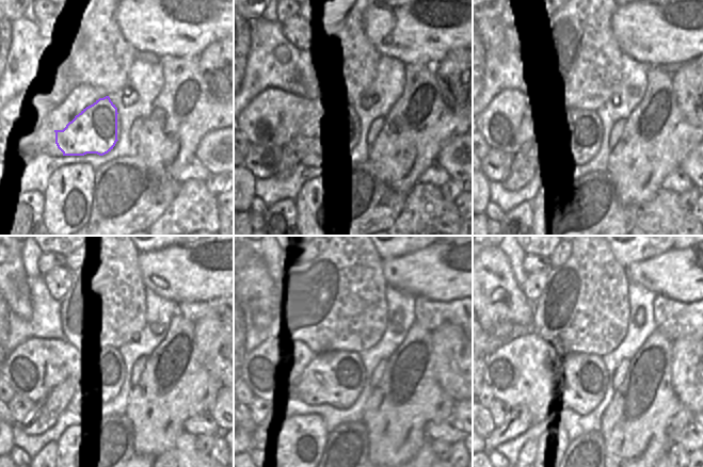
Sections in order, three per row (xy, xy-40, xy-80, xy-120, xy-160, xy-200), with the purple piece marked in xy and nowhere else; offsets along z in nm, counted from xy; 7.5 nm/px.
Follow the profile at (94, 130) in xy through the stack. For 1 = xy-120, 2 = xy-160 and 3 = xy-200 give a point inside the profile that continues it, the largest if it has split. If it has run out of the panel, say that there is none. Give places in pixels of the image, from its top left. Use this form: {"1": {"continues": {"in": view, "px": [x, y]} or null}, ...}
{"1": {"continues": {"in": "xy-120", "px": [77, 380]}}, "2": {"continues": {"in": "xy-160", "px": [314, 382]}}, "3": {"continues": {"in": "xy-200", "px": [552, 383]}}}

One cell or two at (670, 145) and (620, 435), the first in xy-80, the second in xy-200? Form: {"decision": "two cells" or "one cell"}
{"decision": "one cell"}

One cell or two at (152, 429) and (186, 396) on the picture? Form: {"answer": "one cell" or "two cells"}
{"answer": "one cell"}

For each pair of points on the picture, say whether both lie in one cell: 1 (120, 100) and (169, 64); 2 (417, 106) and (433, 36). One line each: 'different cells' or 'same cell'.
1: different cells
2: different cells

